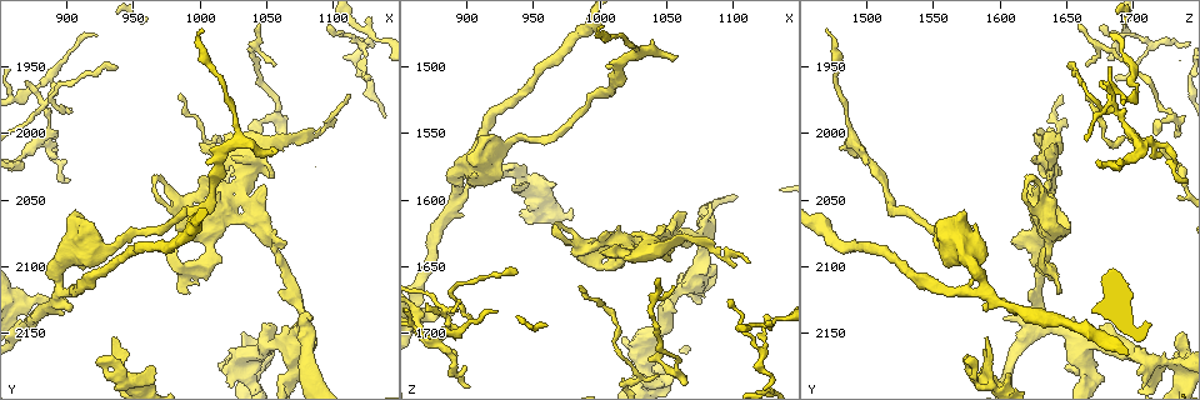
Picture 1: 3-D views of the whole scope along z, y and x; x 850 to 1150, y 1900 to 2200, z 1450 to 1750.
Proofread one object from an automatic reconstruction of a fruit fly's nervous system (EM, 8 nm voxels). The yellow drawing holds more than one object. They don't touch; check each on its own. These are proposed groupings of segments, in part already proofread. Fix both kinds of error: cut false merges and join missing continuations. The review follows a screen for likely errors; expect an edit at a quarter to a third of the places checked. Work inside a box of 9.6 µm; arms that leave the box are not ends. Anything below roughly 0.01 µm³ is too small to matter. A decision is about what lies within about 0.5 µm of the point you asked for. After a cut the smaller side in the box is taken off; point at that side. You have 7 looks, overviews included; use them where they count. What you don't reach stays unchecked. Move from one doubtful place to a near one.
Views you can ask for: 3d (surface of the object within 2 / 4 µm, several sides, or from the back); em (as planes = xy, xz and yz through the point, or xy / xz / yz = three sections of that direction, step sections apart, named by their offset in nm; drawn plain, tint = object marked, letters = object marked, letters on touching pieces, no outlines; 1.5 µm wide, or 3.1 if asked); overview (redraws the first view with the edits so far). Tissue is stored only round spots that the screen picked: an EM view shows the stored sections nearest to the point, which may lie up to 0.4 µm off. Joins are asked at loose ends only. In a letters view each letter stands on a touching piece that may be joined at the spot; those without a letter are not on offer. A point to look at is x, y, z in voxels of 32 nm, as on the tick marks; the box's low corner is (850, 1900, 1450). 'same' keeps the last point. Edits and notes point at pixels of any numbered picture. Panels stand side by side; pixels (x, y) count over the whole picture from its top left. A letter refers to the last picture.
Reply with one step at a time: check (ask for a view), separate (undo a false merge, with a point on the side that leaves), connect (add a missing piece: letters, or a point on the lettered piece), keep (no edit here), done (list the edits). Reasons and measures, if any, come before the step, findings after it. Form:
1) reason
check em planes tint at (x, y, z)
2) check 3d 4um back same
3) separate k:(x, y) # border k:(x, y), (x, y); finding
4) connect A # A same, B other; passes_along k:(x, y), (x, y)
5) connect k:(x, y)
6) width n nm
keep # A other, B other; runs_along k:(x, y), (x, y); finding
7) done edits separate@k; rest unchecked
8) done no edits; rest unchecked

check 3d 2um at (936, 2156, 1588)

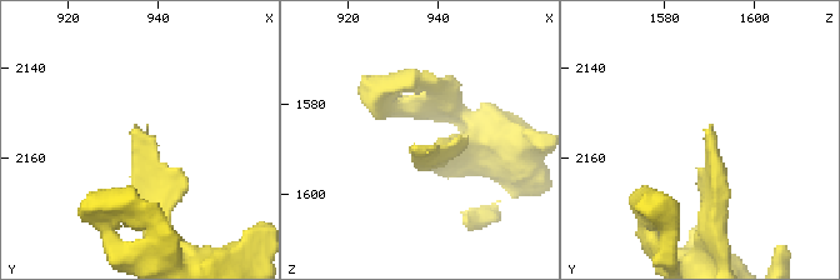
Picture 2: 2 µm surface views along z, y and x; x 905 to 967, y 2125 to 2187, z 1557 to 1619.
now the EM
check em planes letters at (934, 2154, 1589)

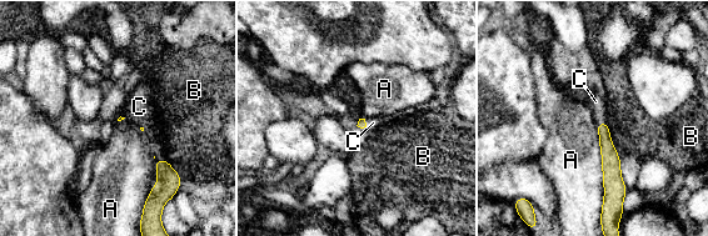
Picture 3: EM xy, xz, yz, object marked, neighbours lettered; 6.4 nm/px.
connect C # A other, B other, C same; passes_along 3:(611, 160), (601, 122), (596, 101); the cell continues

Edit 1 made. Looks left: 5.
check overview

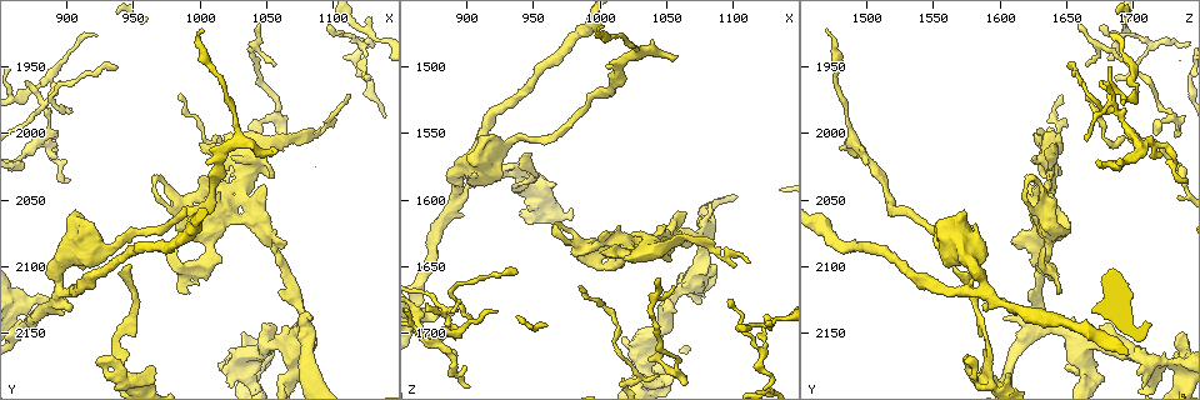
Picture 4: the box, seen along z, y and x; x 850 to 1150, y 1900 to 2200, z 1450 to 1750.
stops while still wide
check em planes letters at (920, 2072, 1550)

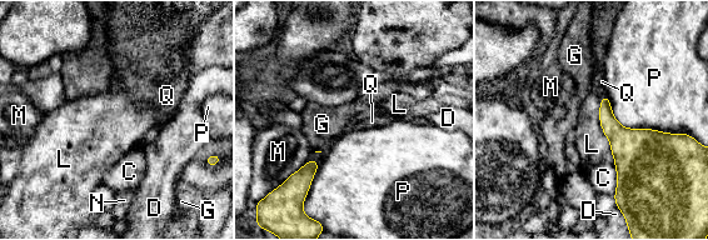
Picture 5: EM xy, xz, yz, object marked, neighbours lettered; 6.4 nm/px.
keep # C other, D other, G other, L other, M other, N other, P other, Q other; border 5:(601, 96), (599, 125), (611, 151); none of them fits

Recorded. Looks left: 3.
closes a loop
check em planes letters at (966, 2042, 1620)

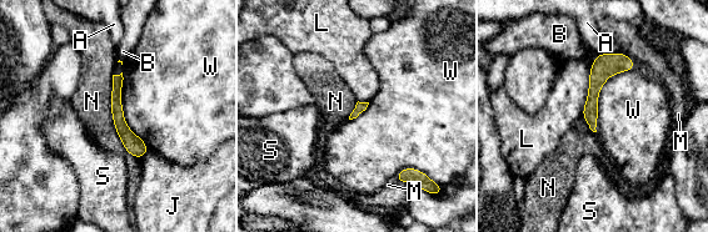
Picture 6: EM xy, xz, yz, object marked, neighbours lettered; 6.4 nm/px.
longest_contact N 600 nm
keep # A other, B other, J other, L other, M other, N other, S other, W other; one cell here

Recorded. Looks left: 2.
done edits connect@3; rest unchecked

